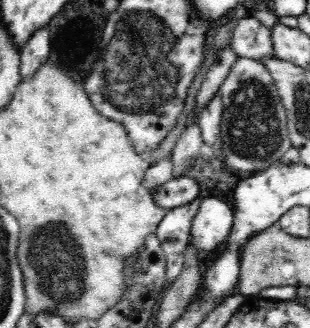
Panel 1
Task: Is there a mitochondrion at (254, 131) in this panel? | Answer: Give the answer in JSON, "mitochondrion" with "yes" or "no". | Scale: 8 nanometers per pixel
{"mitochondrion":"yes"}

